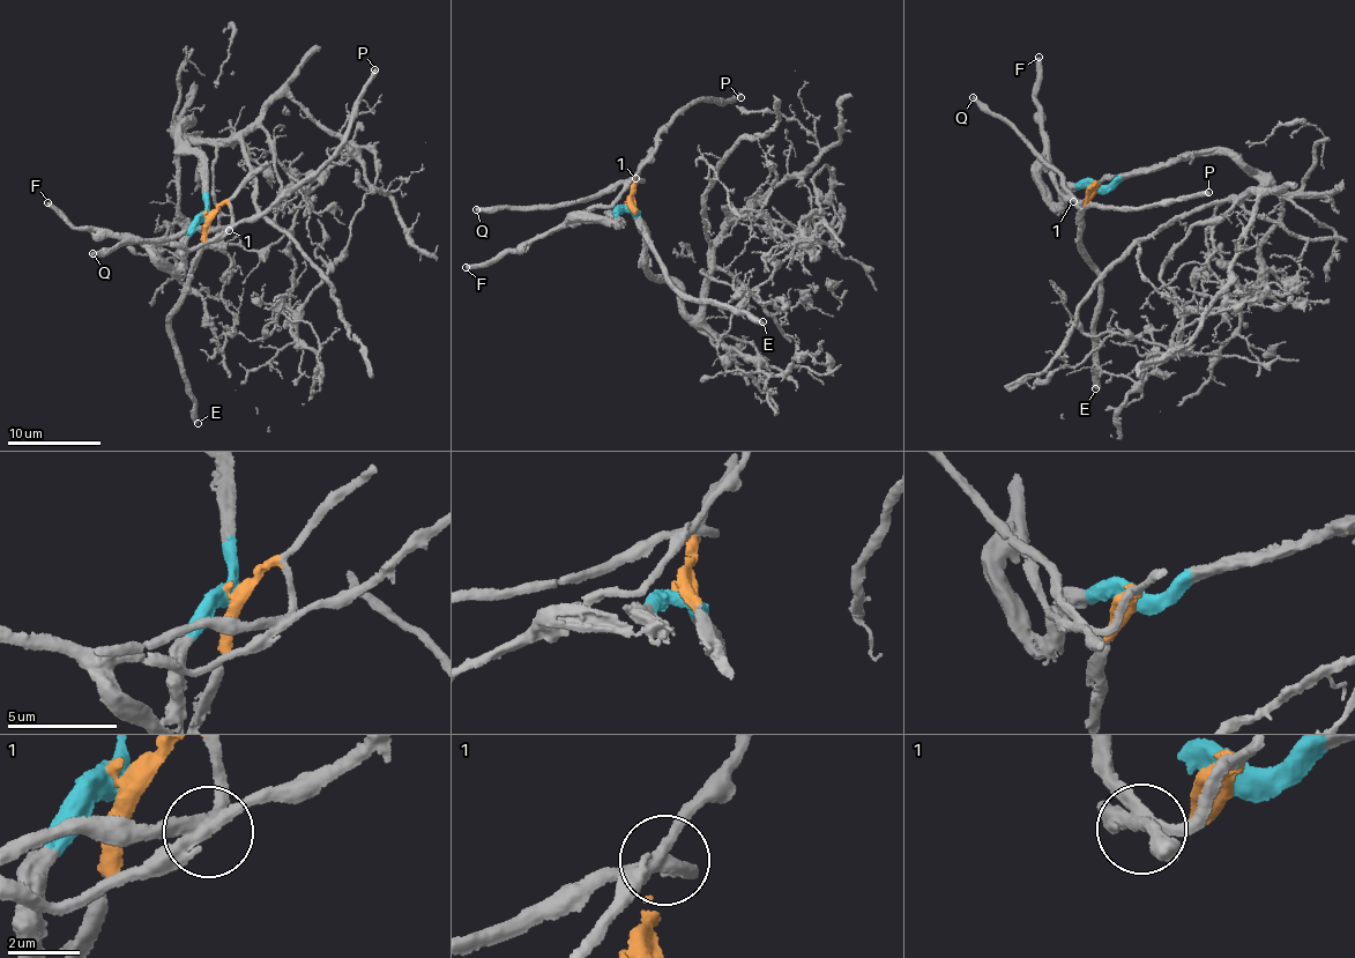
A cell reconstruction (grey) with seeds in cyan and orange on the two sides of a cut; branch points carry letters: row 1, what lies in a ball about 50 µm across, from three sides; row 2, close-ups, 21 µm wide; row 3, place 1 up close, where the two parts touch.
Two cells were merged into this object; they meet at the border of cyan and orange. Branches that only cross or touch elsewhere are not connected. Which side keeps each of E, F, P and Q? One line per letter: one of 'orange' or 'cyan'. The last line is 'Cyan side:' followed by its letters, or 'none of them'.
E: orange
F: cyan
P: cyan
Q: orange
Cyan side: F, P

